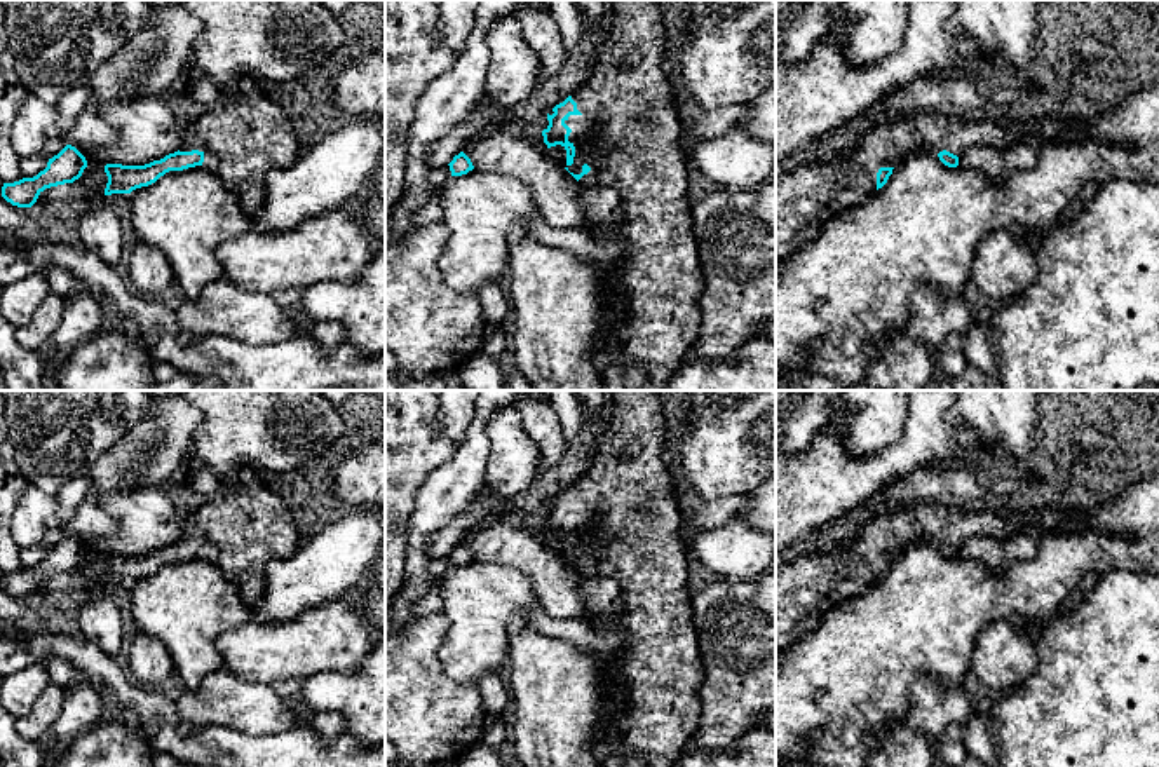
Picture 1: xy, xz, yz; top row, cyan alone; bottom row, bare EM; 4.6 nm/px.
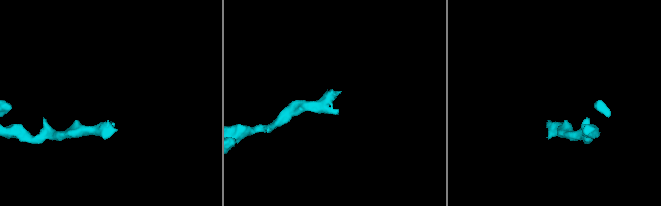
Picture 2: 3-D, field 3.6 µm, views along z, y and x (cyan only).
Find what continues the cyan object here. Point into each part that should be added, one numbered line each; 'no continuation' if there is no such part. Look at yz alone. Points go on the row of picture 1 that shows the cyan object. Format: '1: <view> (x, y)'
1: yz (806, 197)

